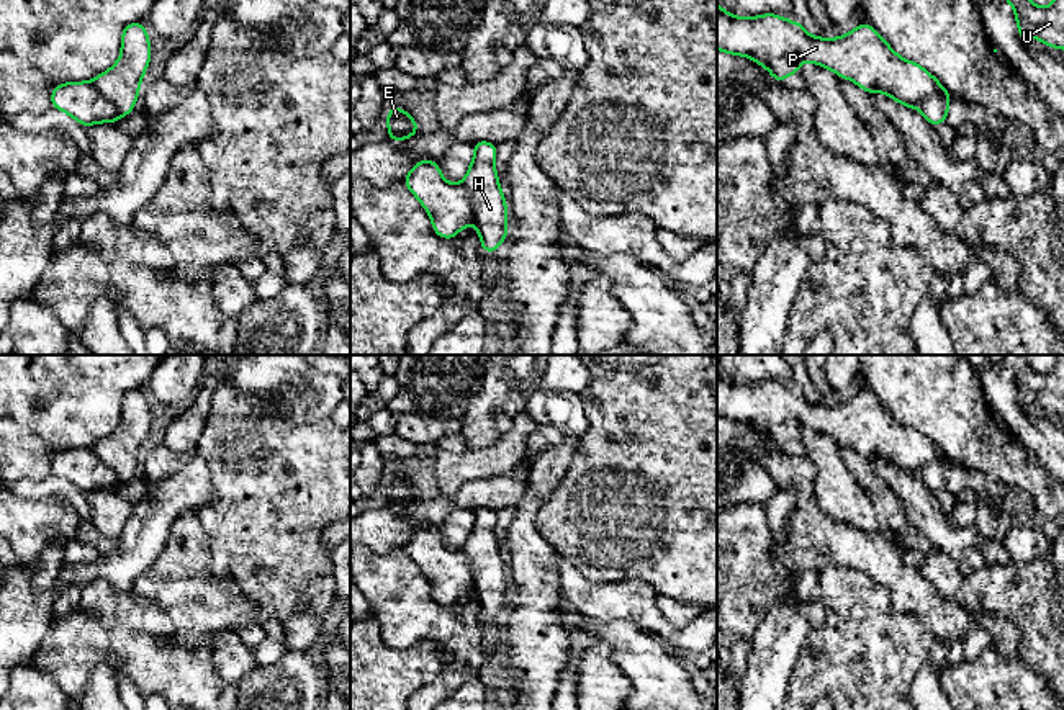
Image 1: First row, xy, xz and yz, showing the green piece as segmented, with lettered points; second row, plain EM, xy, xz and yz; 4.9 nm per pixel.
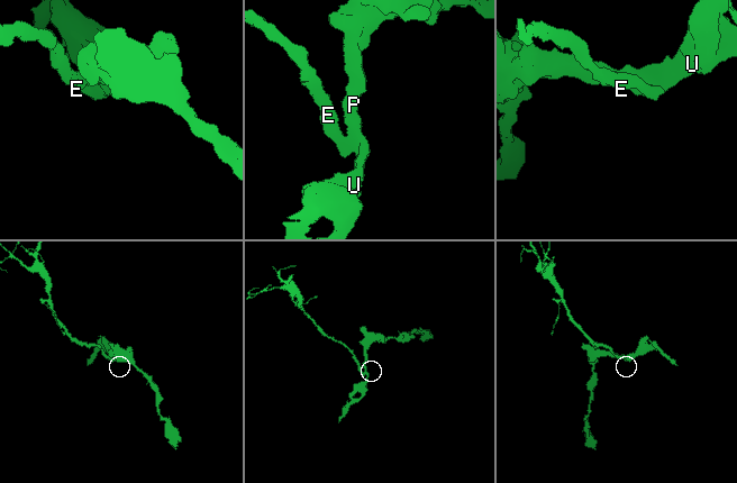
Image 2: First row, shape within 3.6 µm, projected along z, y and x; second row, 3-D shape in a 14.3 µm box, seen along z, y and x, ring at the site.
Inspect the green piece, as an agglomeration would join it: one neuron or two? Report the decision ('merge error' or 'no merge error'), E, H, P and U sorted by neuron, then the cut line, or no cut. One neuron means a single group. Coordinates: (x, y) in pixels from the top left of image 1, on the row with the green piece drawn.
merge error; groups E / H P U; cut xz (460, 184), (472, 203), (475, 221)

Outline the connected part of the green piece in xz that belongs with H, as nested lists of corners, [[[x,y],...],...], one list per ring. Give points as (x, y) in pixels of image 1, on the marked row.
[[[475,141],[475,155],[460,185],[468,191],[475,208],[475,226],[481,239],[481,252],[494,252],[507,237],[507,203],[494,169],[498,146]]]

